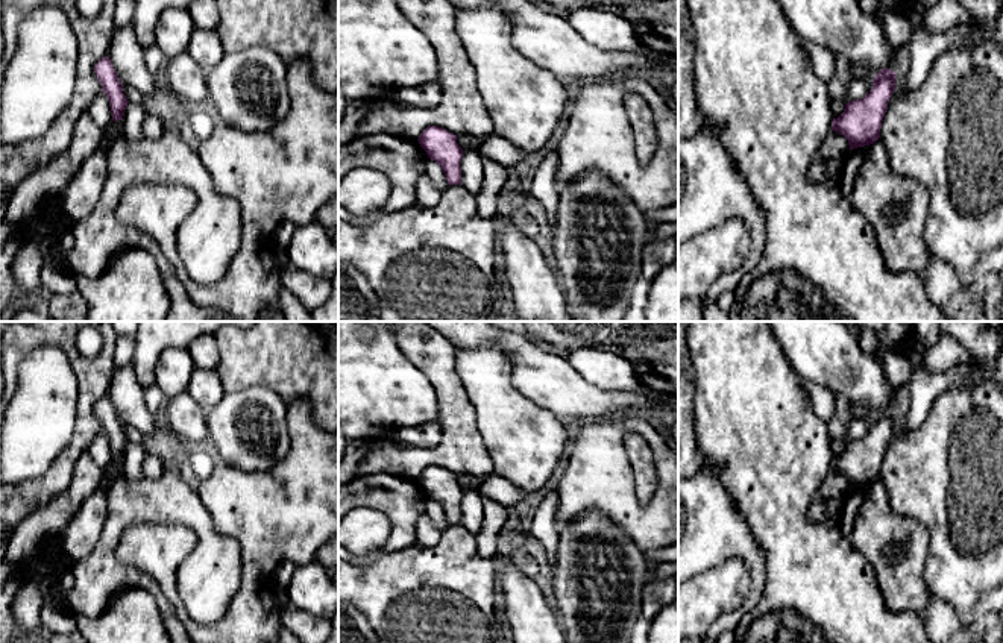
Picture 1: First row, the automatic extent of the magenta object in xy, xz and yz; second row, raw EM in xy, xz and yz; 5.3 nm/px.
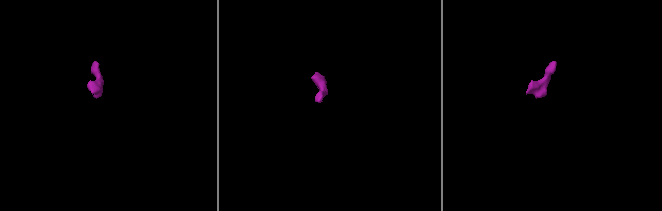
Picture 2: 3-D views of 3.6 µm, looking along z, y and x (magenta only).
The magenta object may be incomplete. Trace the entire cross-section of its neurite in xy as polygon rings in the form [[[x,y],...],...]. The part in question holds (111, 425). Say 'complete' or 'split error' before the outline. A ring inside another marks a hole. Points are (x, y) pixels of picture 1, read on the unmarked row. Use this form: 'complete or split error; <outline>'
complete; [[[108,396],[102,397],[96,406],[94,412],[102,425],[102,431],[106,434],[111,446],[111,463],[115,460],[123,460],[124,449],[129,443],[123,432],[123,423],[120,422],[114,405]]]

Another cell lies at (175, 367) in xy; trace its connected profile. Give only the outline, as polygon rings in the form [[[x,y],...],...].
[[[165,349],[155,369],[156,385],[161,388],[165,399],[175,397],[187,391],[196,365],[187,349]]]

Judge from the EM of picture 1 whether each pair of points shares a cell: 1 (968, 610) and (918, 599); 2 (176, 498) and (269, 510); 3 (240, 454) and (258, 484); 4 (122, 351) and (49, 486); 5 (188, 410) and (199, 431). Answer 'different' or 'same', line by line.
1: different
2: different
3: different
4: different
5: same

